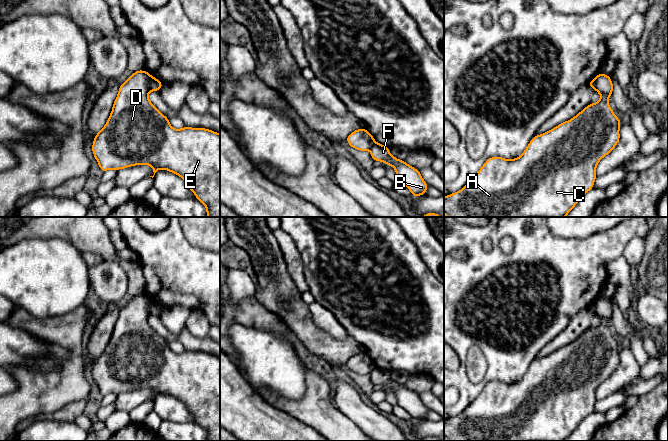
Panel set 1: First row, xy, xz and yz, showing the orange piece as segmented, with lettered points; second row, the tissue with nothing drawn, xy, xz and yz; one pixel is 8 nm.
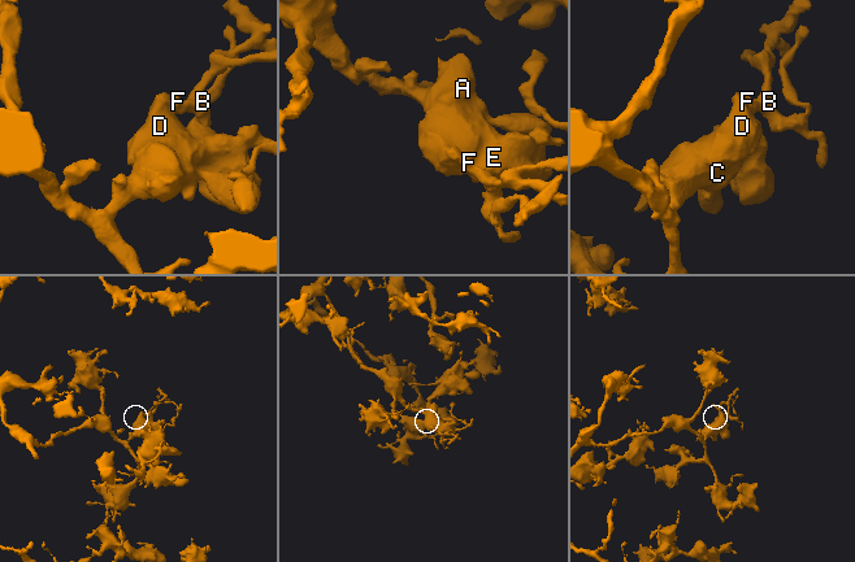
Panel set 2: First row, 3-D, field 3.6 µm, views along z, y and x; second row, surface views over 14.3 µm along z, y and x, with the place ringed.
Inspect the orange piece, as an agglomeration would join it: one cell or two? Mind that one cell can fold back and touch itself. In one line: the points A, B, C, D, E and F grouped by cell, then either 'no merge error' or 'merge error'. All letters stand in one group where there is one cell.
A C D E / B F | merge error

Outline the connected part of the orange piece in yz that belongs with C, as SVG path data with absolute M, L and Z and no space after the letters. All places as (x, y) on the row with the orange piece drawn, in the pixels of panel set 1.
M602 97L572 119L534 136L520 157L487 159L465 187L444 197L444 214L448 217L565 217L594 188L598 162L620 140L620 123L607 98Z

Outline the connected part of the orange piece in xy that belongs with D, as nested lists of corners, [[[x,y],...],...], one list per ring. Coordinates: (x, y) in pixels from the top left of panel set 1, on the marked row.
[[[138,70],[132,73],[128,80],[119,86],[118,95],[114,101],[108,121],[106,122],[103,129],[95,135],[95,138],[93,140],[92,152],[99,164],[100,170],[102,172],[105,172],[109,169],[115,169],[118,171],[120,169],[131,167],[134,165],[149,164],[152,167],[155,175],[155,173],[159,169],[165,169],[185,180],[190,190],[195,194],[196,199],[198,199],[202,204],[206,206],[207,217],[220,217],[220,134],[206,128],[191,128],[184,126],[180,130],[174,129],[169,124],[169,119],[164,116],[148,99],[148,94],[150,92],[150,77],[150,73],[148,73],[147,71]]]

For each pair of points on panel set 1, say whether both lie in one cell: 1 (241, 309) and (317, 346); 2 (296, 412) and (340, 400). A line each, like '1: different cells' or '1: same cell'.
1: different cells
2: different cells

